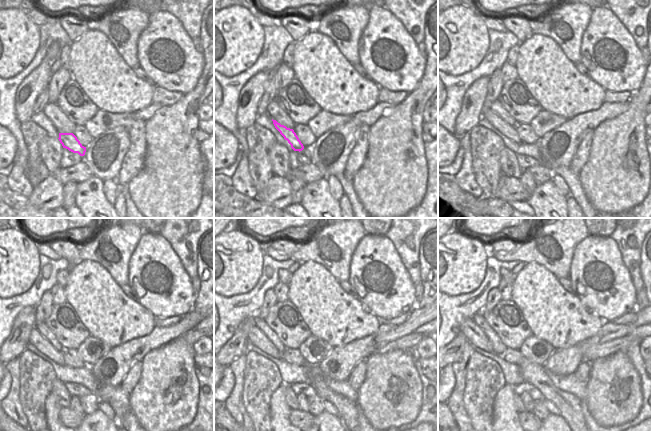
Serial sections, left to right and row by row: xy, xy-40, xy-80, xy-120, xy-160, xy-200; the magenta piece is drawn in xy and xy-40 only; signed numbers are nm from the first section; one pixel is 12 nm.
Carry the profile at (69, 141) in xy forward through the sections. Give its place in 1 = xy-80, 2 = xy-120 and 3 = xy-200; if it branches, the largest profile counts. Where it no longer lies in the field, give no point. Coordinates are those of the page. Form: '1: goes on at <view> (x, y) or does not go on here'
1: goes on at xy-80 (508, 131)
2: goes on at xy-120 (36, 338)
3: goes on at xy-200 (473, 333)

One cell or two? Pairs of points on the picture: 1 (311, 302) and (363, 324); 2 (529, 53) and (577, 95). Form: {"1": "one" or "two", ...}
{"1": "one", "2": "one"}

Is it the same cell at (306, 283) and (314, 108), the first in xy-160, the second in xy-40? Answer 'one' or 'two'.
two

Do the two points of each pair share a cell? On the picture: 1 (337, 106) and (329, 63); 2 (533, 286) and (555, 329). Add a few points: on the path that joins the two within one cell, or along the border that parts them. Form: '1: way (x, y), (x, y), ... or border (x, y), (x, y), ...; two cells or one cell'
1: way (337, 95), (337, 87), (329, 78), (329, 74); one cell
2: way (540, 297), (555, 318); one cell

